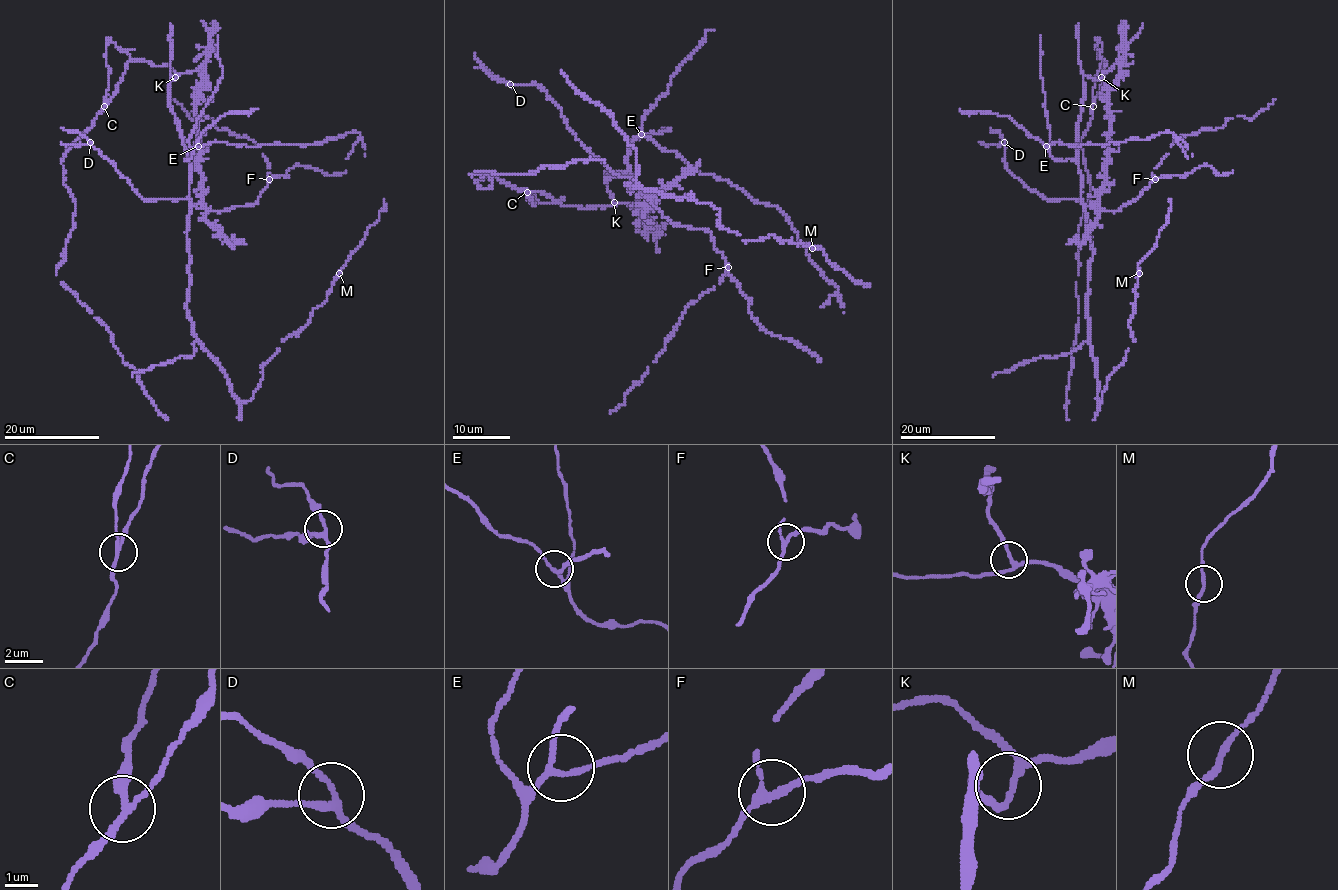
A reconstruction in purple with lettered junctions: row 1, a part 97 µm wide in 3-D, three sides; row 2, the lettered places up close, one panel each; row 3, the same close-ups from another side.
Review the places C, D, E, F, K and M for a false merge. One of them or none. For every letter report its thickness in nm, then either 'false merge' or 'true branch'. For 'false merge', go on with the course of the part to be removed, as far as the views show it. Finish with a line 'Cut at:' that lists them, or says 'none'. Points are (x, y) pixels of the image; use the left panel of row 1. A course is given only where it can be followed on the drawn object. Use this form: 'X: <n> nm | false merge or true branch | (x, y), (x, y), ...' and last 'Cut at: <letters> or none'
C: 180 nm | false merge | (104, 106), (109, 76), (105, 44), (111, 37)
D: 190 nm | true branch
E: 160 nm | true branch
F: 200 nm | true branch
K: 160 nm | true branch
M: 170 nm | true branch
Cut at: C

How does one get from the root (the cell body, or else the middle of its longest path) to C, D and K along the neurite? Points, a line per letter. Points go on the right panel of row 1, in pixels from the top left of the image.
C: (1078, 128), (1084, 101), (1084, 77), (1099, 80), (1105, 71), (1105, 61), (1100, 64), (1095, 78), (1093, 106)
D: (1078, 128), (1078, 163), (1081, 177), (1079, 199), (1048, 201), (1028, 189), (1006, 167), (1004, 142)
K: (1078, 128), (1084, 101), (1084, 77), (1101, 77)

